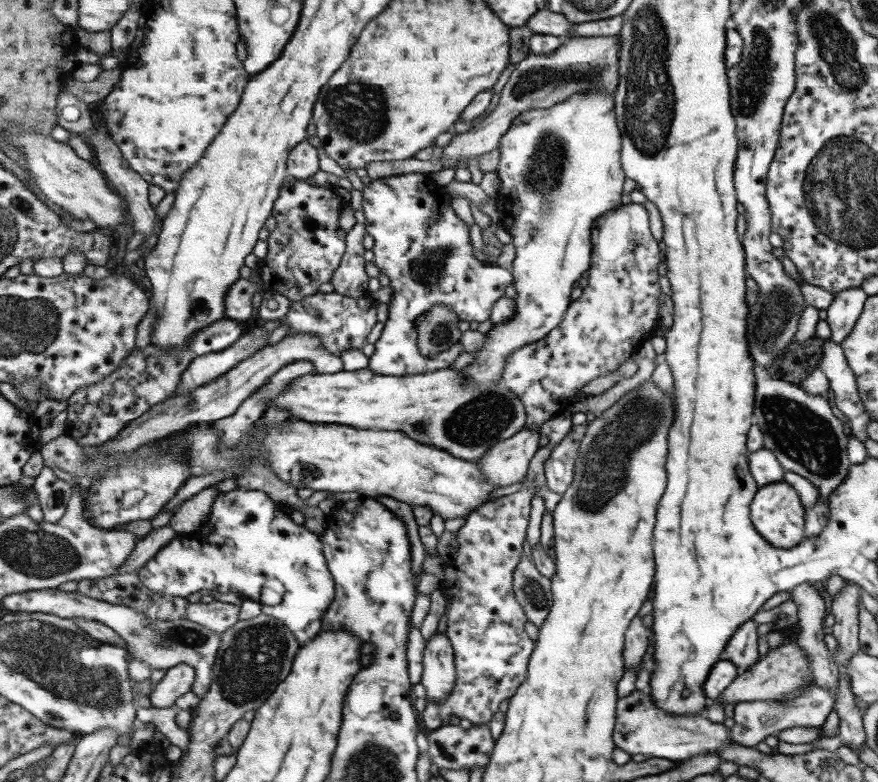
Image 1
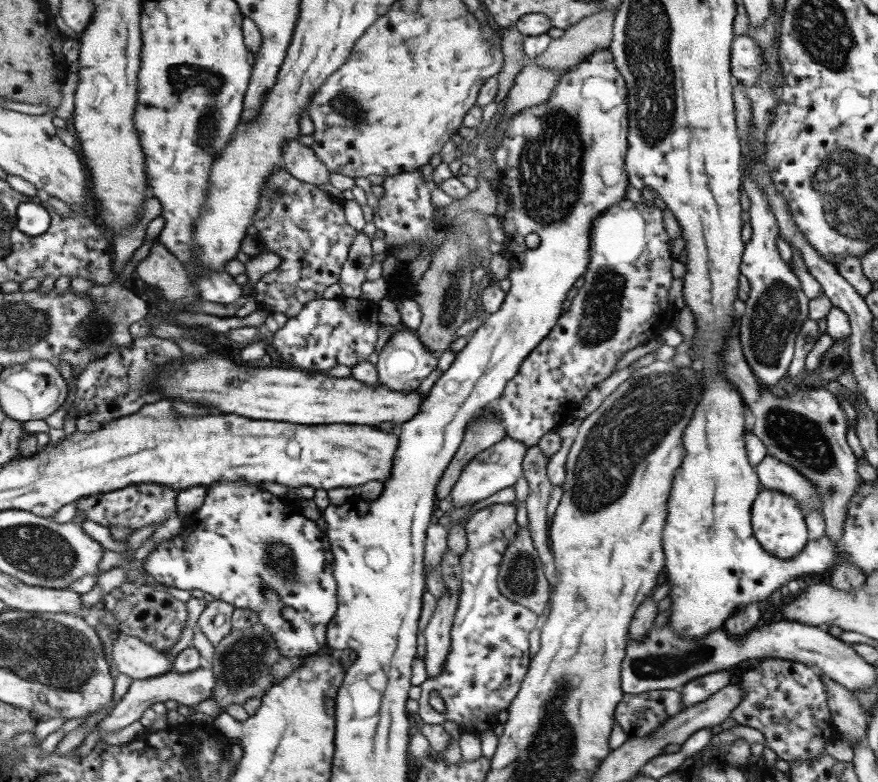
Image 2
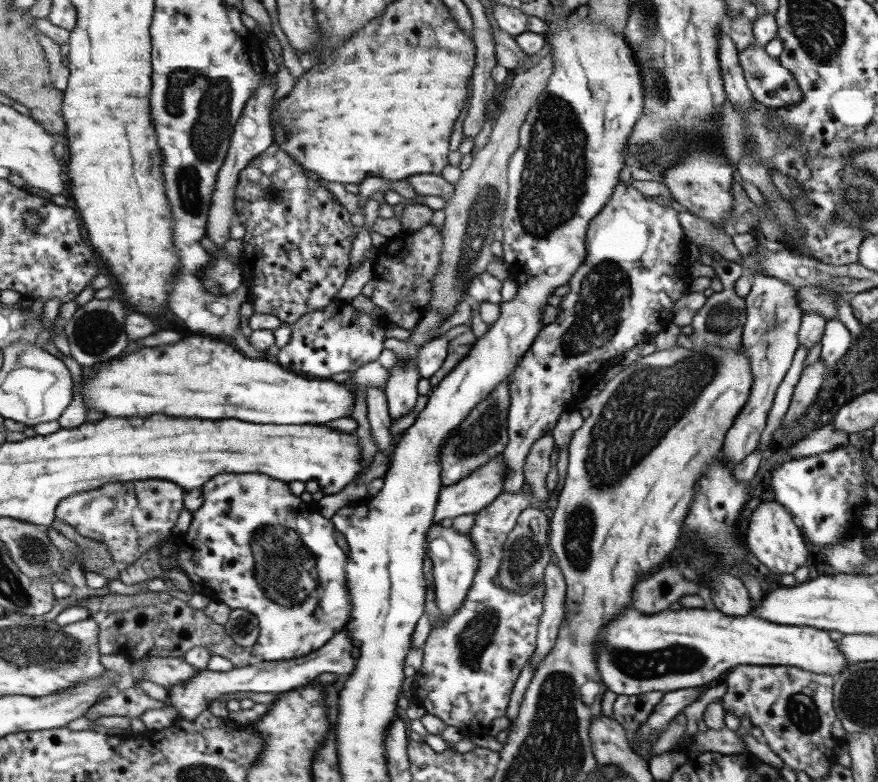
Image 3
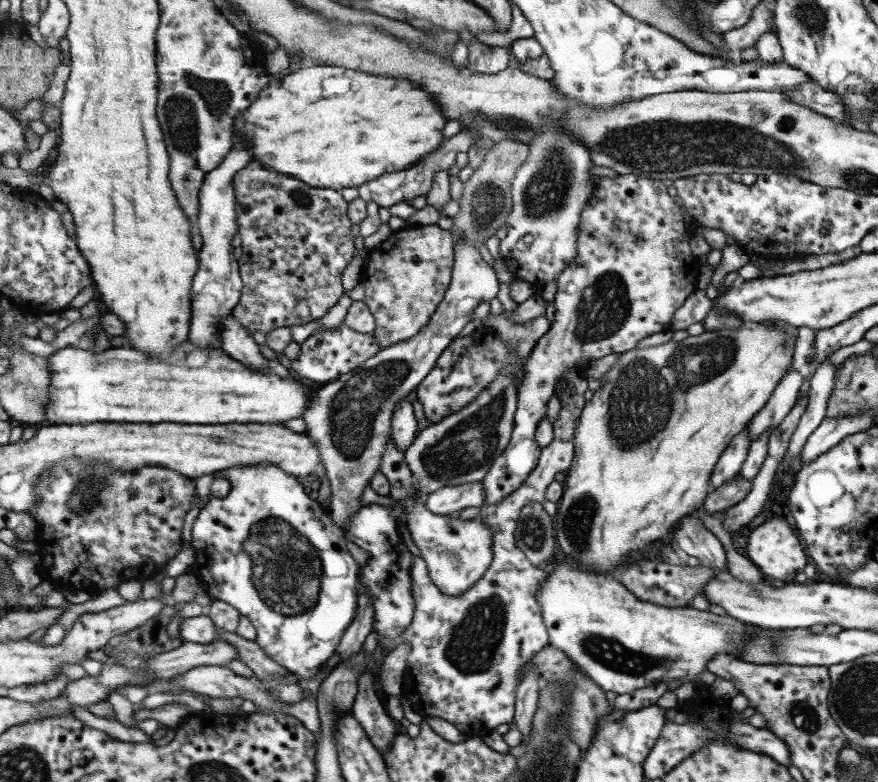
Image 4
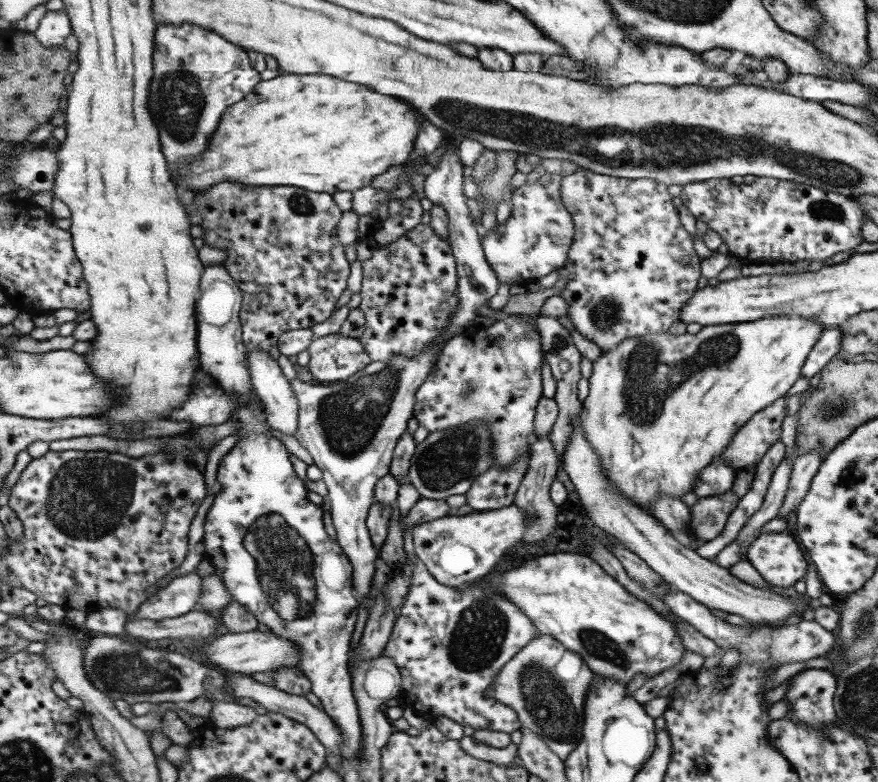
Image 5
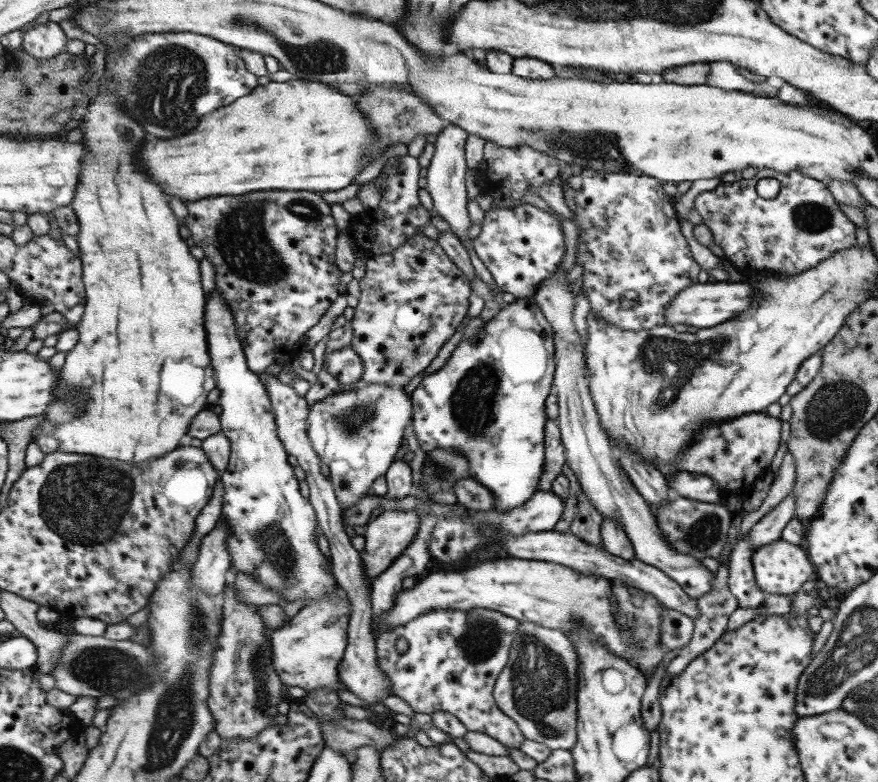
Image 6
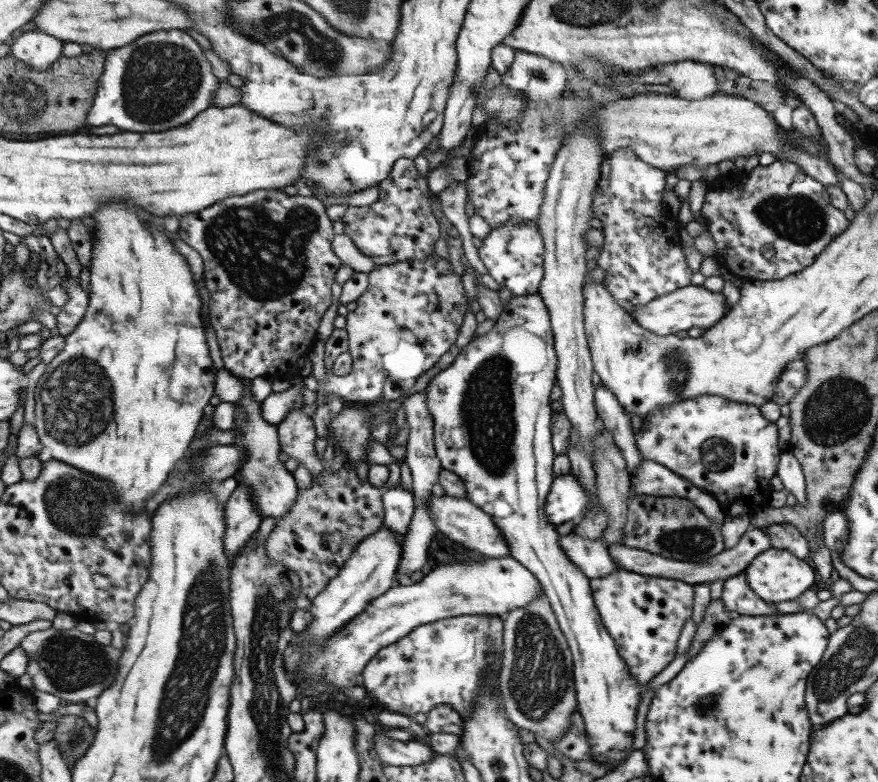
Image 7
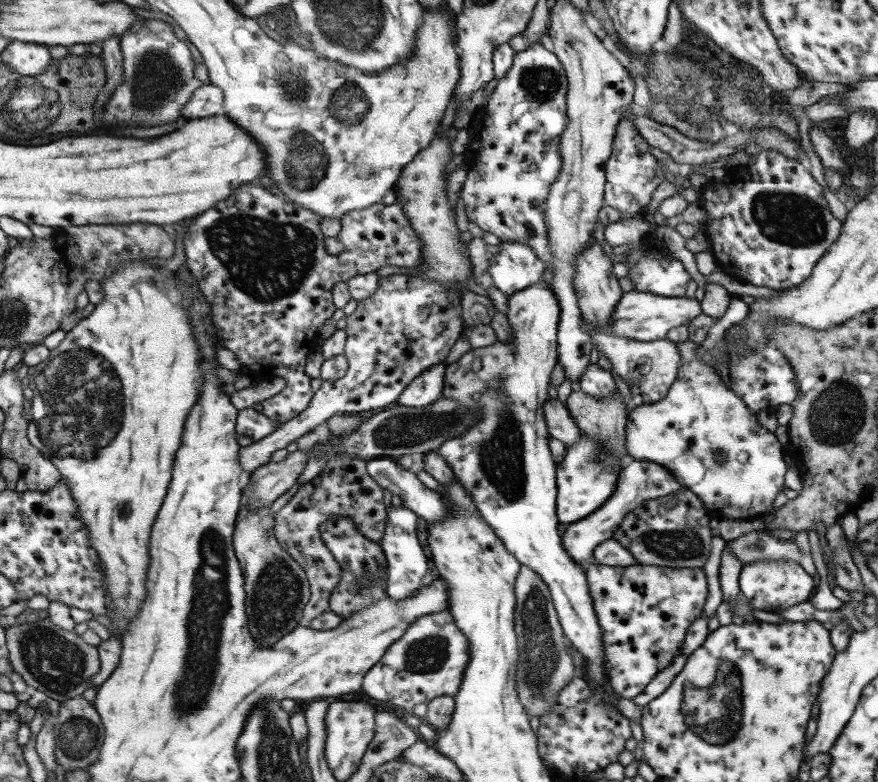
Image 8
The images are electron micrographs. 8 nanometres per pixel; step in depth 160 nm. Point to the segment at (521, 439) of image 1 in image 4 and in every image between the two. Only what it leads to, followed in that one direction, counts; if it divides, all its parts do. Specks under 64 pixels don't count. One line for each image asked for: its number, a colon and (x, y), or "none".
2: (500, 465)
3: (472, 493)
4: (445, 501)

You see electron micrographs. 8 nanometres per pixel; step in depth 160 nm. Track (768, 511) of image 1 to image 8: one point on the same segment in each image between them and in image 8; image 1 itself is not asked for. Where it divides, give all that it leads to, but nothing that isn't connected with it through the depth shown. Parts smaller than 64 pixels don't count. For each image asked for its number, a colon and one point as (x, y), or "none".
2: (777, 523)
3: (774, 539)
4: (772, 547)
5: (776, 556)
6: (779, 567)
7: (775, 575)
8: (765, 585)

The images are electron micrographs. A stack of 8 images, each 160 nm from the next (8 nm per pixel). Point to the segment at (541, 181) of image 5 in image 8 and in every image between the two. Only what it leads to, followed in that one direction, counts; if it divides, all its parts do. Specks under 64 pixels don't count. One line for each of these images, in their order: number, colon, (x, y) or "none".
6: (522, 246)
7: (511, 254)
8: (514, 267)

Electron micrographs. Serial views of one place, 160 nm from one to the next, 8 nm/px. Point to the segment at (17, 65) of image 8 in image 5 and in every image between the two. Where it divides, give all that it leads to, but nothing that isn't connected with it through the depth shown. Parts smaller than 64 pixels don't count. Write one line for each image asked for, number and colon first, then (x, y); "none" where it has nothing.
5: (54, 29)
6: (44, 40)
7: (39, 50)

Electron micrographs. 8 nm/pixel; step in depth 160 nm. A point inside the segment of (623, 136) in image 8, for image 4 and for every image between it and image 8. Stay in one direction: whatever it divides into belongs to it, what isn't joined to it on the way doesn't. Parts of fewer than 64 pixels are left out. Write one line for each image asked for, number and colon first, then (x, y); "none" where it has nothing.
4: (633, 268)
5: (631, 266)
6: (634, 258)
7: (640, 256)

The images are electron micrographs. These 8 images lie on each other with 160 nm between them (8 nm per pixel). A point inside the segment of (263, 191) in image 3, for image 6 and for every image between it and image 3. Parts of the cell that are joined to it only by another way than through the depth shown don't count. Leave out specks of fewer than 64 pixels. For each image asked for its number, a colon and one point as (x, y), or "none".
4: (296, 243)
5: (282, 245)
6: (274, 253)

